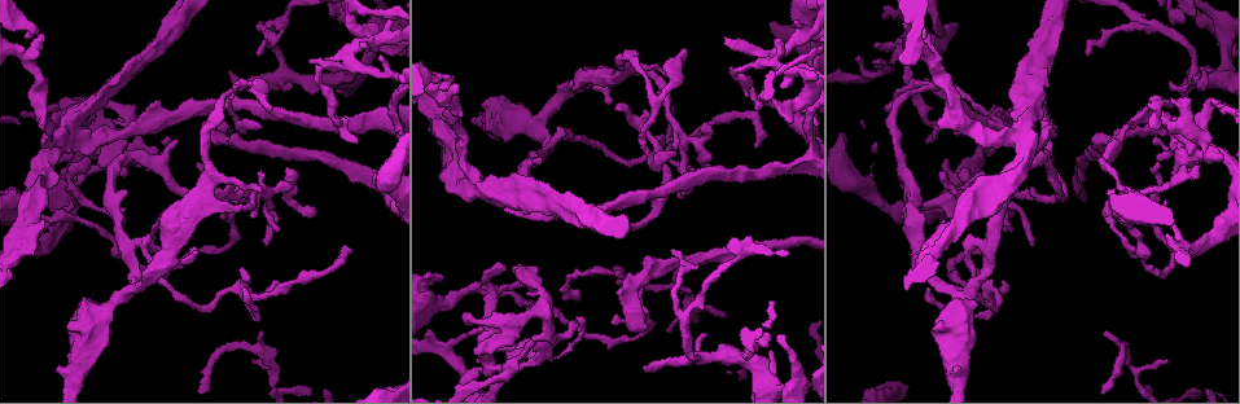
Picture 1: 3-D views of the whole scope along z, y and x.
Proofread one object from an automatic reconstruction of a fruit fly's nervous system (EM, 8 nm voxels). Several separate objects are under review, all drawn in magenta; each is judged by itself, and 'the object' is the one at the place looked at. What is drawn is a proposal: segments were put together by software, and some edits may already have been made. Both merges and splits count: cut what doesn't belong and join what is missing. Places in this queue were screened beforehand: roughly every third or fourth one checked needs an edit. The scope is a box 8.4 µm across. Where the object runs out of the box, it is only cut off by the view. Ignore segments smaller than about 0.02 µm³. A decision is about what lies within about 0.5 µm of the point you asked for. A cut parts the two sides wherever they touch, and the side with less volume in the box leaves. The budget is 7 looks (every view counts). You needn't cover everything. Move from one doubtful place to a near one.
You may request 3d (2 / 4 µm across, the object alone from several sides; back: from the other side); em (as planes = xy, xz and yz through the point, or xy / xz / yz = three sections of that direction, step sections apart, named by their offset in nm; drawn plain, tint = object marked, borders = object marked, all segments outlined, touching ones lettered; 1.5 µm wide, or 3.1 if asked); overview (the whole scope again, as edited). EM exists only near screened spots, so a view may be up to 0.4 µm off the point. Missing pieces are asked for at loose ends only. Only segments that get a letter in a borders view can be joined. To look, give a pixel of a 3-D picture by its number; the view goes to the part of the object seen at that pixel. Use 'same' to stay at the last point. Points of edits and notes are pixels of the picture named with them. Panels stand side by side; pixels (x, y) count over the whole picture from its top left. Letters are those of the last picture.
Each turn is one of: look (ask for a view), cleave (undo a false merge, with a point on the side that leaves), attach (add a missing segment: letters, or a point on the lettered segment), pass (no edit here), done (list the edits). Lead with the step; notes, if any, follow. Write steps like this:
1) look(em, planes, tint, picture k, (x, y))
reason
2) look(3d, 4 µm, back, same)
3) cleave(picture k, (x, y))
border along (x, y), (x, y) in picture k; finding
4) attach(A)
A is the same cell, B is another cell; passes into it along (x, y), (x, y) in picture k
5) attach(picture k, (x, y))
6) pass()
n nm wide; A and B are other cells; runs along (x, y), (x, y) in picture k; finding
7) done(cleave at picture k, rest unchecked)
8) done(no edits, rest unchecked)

look(3d, 4 µm, picture 1, (370, 125))
three-way junction

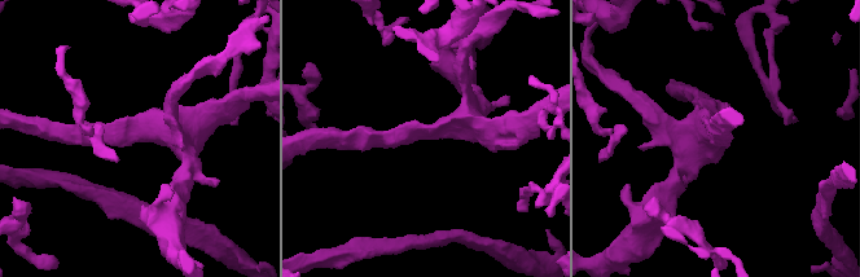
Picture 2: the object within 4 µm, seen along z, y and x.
look(em, planes, borders, picture 2, (138, 137))
now the EM

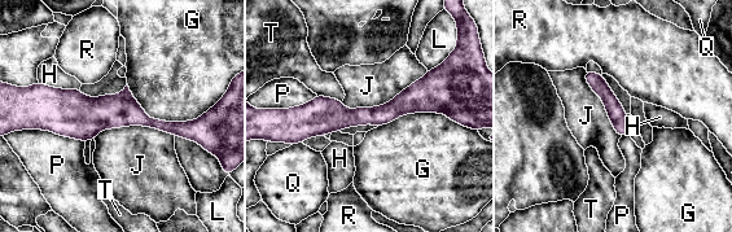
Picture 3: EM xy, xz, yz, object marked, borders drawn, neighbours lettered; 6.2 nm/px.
pass()
110 nm wide; J touches over 600 nm; G, H, J, L, P, Q, R and T are other cells; continuous, no second neuron

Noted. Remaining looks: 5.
look(3d, 2 µm, picture 1, (277, 229))
branch stops here

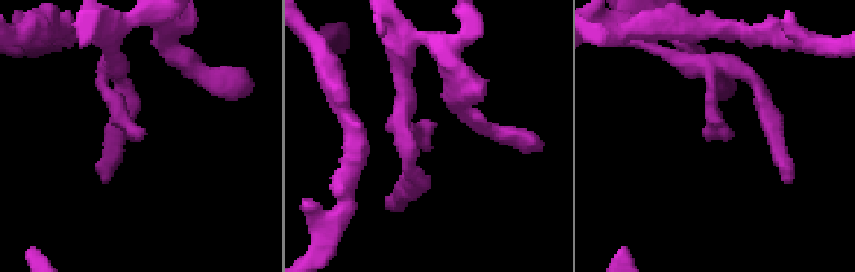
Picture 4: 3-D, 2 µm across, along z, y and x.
look(em, xz, step 8, borders, picture 4, (429, 150))
need the tissue

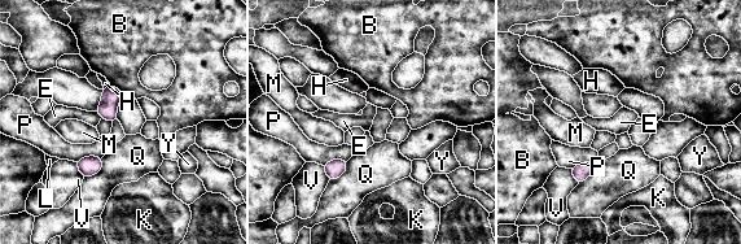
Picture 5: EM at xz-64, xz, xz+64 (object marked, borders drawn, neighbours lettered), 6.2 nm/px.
look(em, planes, borders, same)
another direction

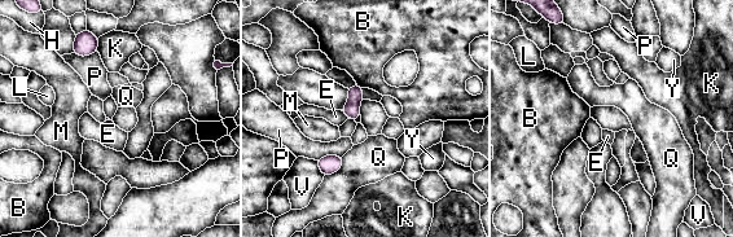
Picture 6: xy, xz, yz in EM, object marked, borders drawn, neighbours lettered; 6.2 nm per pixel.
pass()
B, E, H, K, L, M, P, Q, V and Y are other cells; border along (339, 110), (350, 118) in picture 6; none of them fits

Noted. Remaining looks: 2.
done(no edits, rest unchecked)

